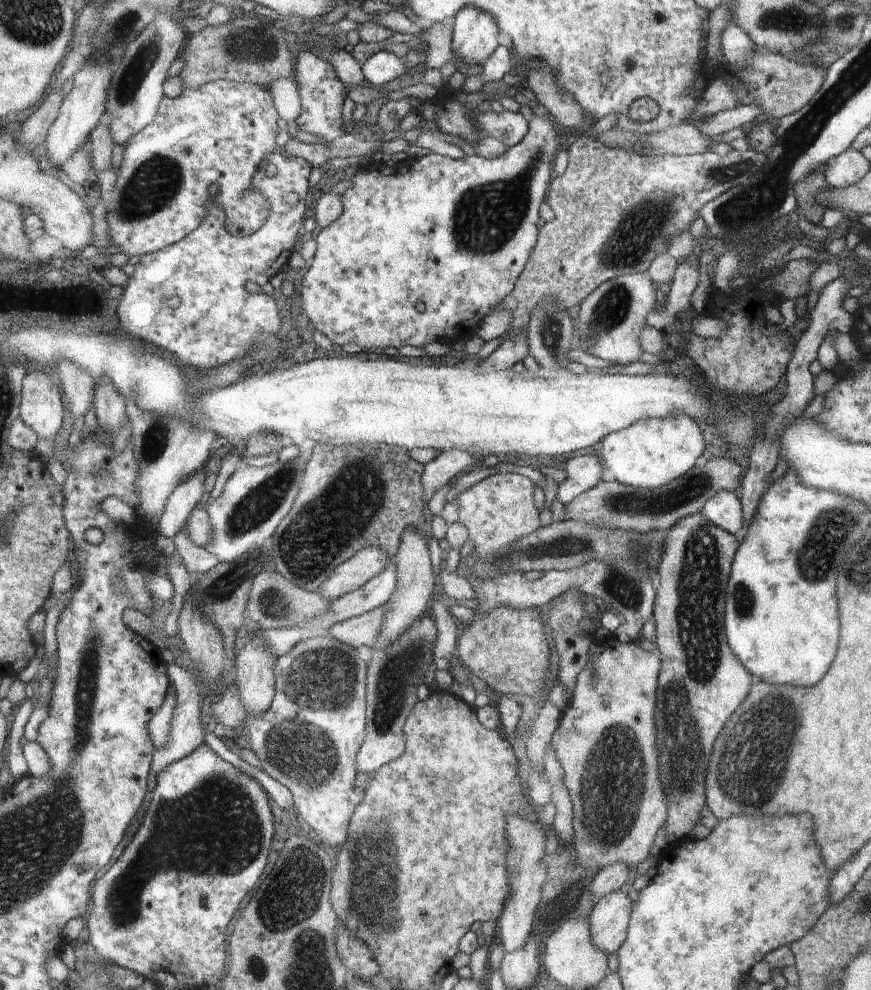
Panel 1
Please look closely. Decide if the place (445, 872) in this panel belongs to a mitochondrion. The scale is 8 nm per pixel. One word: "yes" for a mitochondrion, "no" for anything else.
no

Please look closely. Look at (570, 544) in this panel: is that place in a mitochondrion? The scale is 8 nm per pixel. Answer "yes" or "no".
yes

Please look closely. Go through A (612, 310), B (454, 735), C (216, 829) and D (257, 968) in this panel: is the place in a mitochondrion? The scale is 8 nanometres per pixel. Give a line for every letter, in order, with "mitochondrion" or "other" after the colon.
A: mitochondrion
B: other
C: mitochondrion
D: mitochondrion

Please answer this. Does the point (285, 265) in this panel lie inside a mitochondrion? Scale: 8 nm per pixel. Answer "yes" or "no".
no

